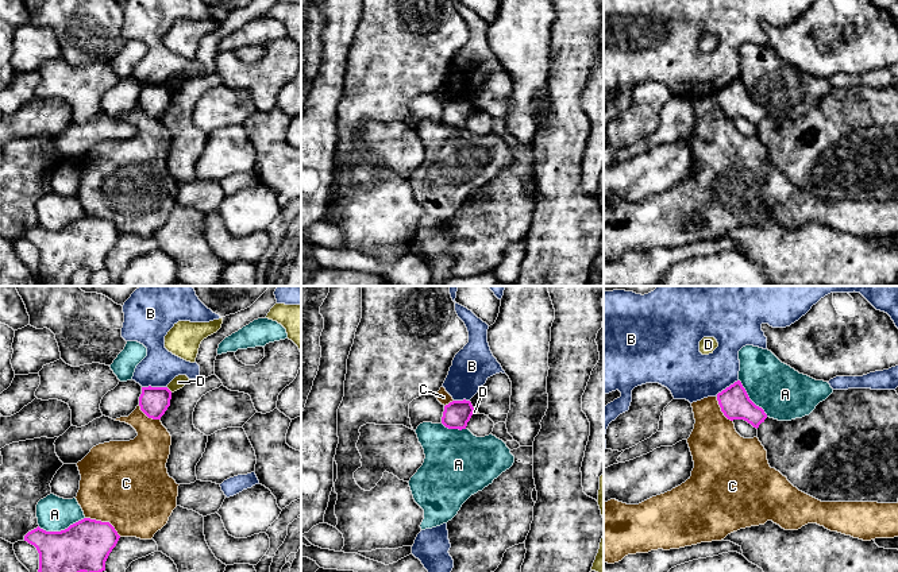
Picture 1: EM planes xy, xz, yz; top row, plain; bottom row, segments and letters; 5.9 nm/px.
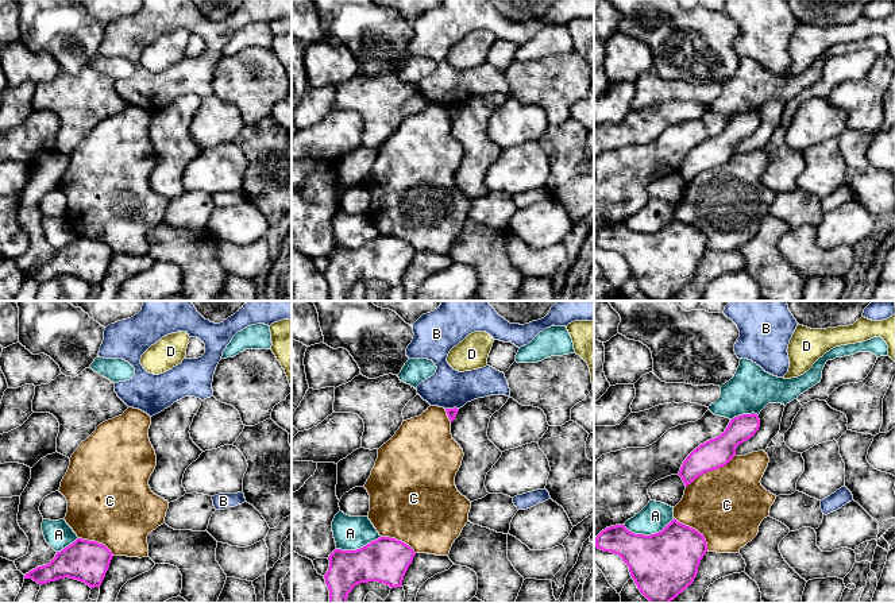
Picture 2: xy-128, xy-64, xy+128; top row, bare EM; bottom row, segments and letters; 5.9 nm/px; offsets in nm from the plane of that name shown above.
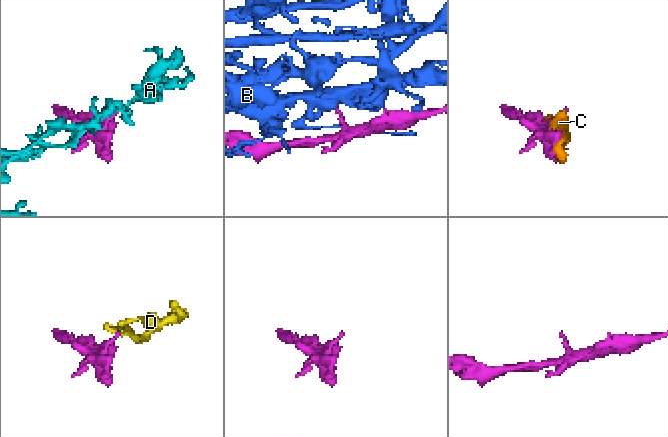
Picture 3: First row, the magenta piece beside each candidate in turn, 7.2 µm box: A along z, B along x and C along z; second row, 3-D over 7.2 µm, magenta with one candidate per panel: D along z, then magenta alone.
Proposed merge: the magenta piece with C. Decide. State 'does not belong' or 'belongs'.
does not belong

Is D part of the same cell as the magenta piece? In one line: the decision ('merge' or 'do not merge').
do not merge

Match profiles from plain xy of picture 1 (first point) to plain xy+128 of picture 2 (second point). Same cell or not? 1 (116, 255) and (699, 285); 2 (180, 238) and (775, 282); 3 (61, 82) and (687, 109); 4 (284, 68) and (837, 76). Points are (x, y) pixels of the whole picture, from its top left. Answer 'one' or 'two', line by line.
1: one
2: one
3: two
4: two

